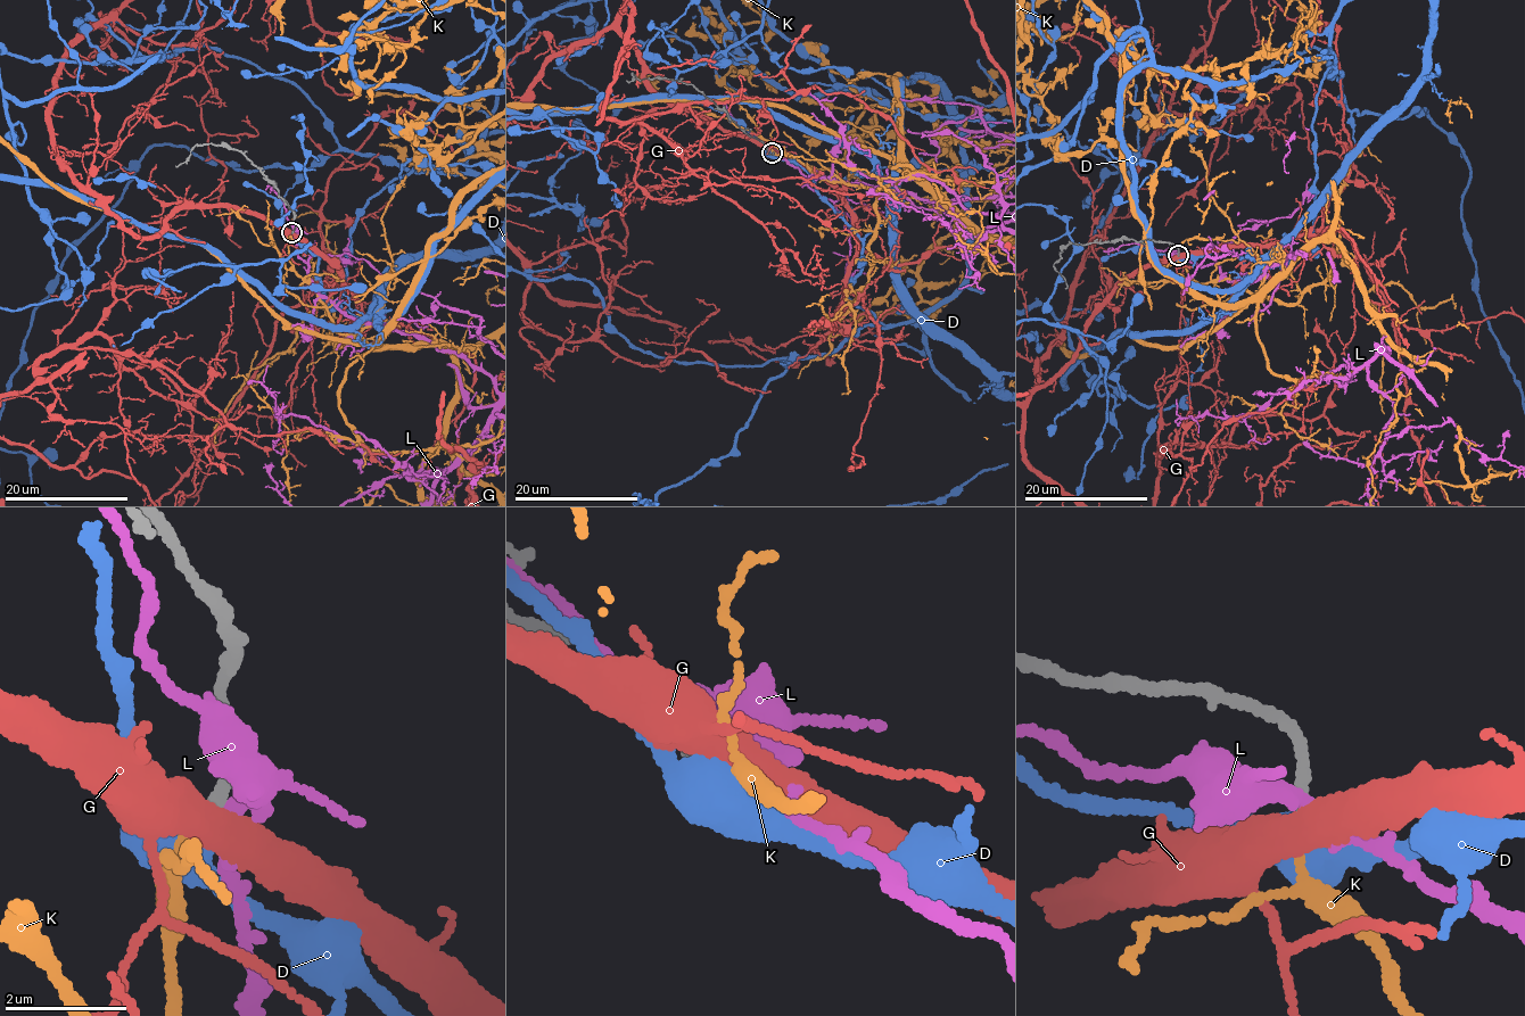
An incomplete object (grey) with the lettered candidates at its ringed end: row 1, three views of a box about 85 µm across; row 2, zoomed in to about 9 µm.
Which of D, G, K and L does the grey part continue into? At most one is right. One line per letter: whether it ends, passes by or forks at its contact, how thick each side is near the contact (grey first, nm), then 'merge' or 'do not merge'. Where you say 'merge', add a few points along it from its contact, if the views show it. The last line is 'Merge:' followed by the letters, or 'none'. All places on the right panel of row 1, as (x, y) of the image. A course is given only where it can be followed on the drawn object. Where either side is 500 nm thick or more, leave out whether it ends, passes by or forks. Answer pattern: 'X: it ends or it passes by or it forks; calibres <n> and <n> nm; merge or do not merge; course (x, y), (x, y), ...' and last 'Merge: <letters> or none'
D: calibres 200 and 500 nm; do not merge
G: calibres 200 and 500 nm; do not merge
K: it passes by; calibres 200 and 120 nm; merge
L: it passes by; calibres 220 and 280 nm; do not merge
Merge: K

